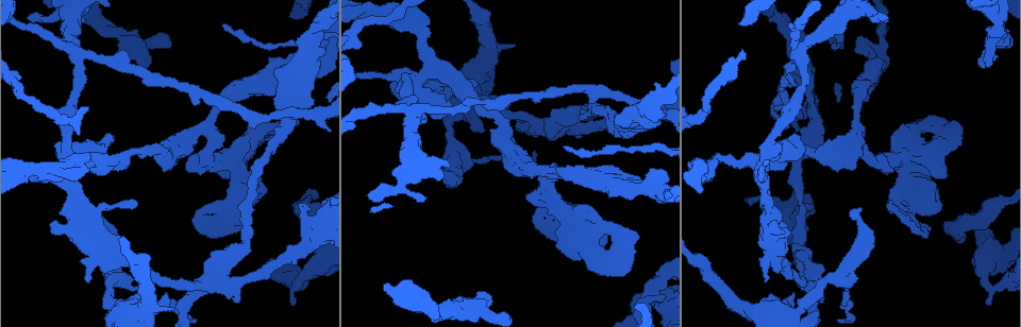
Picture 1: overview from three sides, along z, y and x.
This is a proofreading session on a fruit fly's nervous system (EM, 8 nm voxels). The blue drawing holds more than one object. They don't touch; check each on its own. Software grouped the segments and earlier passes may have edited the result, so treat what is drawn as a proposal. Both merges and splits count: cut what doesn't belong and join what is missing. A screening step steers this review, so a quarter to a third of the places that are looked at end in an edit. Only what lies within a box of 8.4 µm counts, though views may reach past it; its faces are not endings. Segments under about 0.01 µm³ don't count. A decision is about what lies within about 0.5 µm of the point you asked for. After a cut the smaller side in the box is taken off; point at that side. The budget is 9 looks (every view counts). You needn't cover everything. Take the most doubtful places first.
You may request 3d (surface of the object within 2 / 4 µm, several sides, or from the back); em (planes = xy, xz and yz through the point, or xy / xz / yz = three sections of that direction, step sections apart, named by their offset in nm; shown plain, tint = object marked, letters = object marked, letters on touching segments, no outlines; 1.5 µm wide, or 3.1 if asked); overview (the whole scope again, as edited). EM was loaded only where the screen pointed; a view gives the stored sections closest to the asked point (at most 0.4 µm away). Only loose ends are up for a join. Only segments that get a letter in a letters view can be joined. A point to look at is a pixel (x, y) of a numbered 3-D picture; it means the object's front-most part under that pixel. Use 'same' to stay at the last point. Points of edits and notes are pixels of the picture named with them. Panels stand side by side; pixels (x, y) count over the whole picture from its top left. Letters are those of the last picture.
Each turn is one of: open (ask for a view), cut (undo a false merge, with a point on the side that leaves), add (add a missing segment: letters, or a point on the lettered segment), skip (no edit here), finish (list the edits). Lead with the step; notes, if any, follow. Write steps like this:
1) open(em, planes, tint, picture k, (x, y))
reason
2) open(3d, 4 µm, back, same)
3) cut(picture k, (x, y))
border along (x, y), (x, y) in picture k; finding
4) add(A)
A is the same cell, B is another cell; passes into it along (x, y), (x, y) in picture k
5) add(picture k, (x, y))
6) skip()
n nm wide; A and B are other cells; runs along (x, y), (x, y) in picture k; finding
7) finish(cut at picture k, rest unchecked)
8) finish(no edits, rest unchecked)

open(3d, 4 µm, picture 1, (759, 165))
abrupt turn

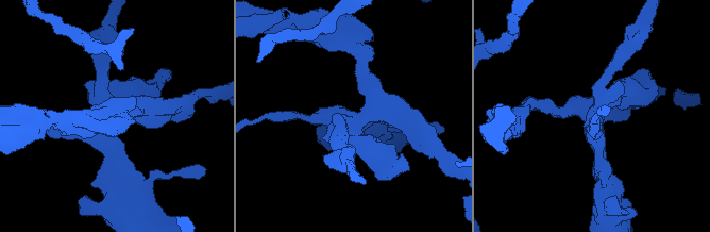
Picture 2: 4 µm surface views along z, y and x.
open(em, planes, letters, picture 2, (348, 117))

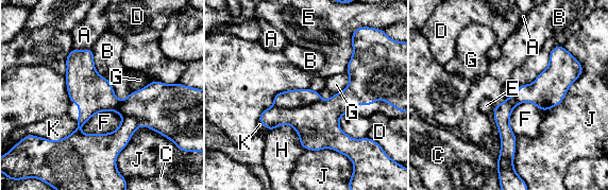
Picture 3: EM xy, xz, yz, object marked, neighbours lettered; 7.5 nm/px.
cut(picture 3, (318, 124))
A, B, C, D, E, F, G, H, J and K are other cells; border along (322, 101), (297, 107), (273, 105) in picture 3; a second cell is stuck on

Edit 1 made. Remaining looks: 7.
open(3d, 4 µm, picture 1, (988, 66))
an open end

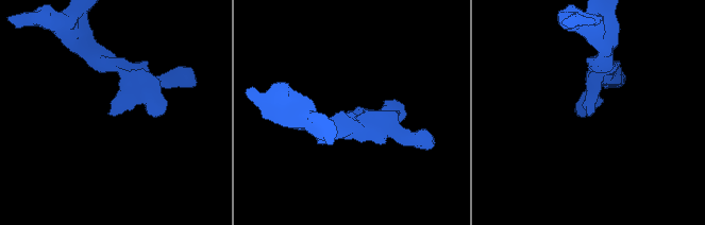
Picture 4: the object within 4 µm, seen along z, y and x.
open(em, yz, step 4, letters, picture 4, (591, 115))
shape alone is not enough

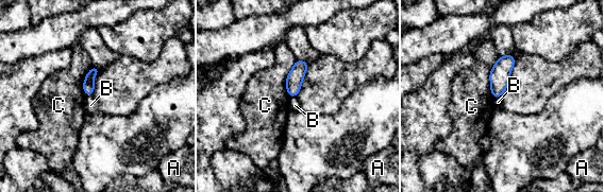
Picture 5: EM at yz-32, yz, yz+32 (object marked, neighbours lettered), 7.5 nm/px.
skip()
A, B and C are other cells; border along (297, 96), (289, 98) in picture 5; none of them fits

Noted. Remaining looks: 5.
open(3d, 4 µm, picture 1, (314, 236))
calibre changes

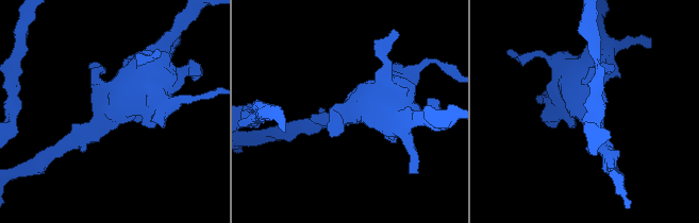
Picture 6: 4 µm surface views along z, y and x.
open(em, planes, letters, picture 6, (110, 111))

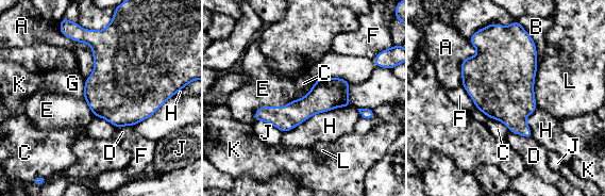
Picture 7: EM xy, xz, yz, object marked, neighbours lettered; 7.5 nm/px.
skip()
90 nm wide; A, B, C, D, E, F, G, H, J, K and L are other cells; border along (292, 99), (259, 107), (253, 121) in picture 7; all the same cell

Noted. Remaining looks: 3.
finish(cut at picture 3, rest unchecked)

